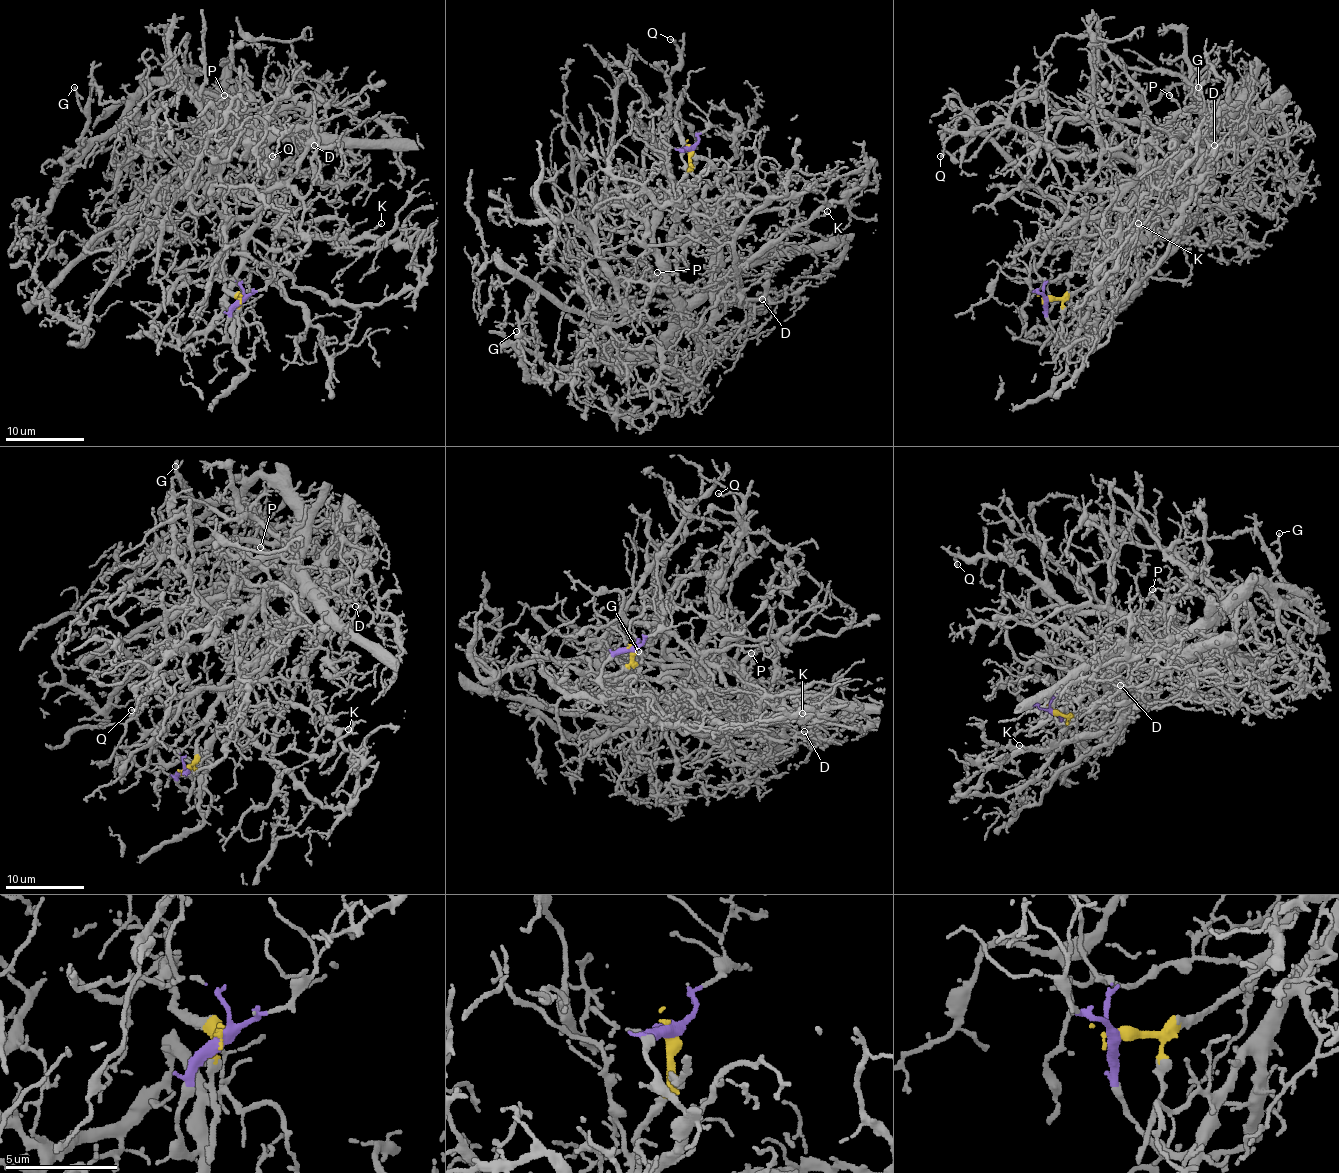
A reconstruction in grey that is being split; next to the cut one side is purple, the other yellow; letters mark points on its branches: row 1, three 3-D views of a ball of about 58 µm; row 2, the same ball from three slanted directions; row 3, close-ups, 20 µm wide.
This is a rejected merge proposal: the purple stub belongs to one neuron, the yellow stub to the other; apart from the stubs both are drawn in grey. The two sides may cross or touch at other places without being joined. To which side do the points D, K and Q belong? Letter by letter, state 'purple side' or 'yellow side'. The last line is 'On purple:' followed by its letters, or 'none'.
D: yellow side
K: purple side
Q: yellow side
On purple: K

